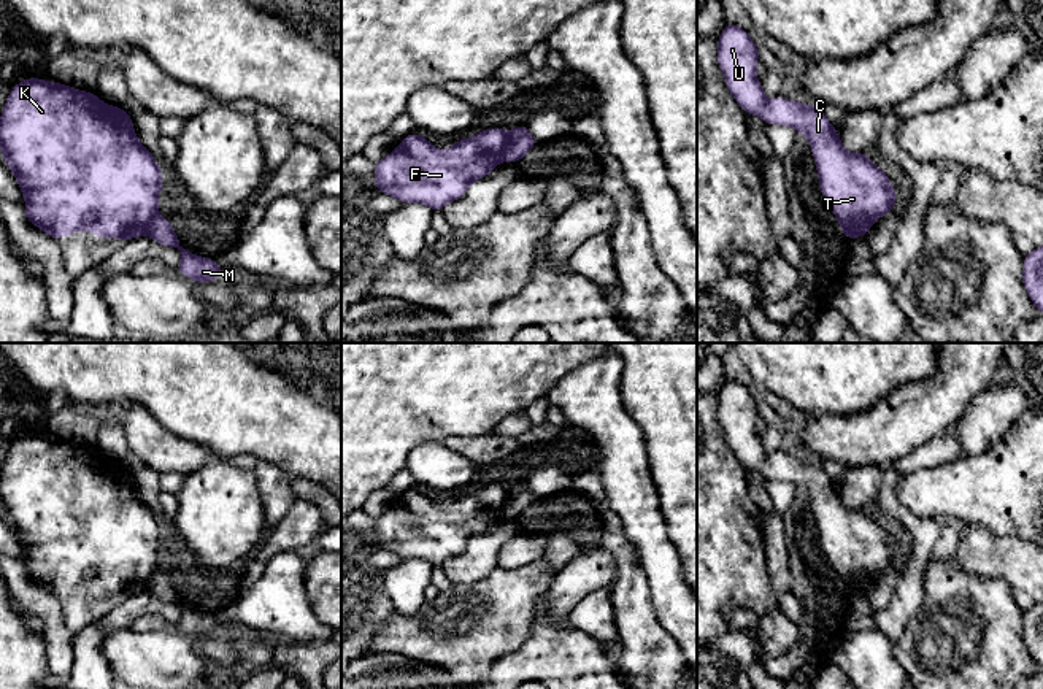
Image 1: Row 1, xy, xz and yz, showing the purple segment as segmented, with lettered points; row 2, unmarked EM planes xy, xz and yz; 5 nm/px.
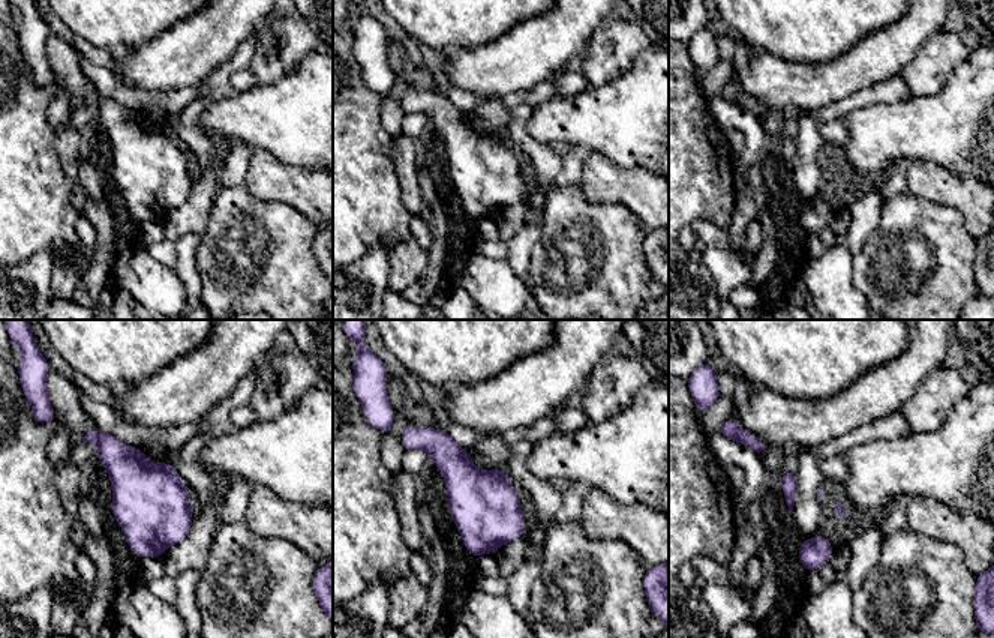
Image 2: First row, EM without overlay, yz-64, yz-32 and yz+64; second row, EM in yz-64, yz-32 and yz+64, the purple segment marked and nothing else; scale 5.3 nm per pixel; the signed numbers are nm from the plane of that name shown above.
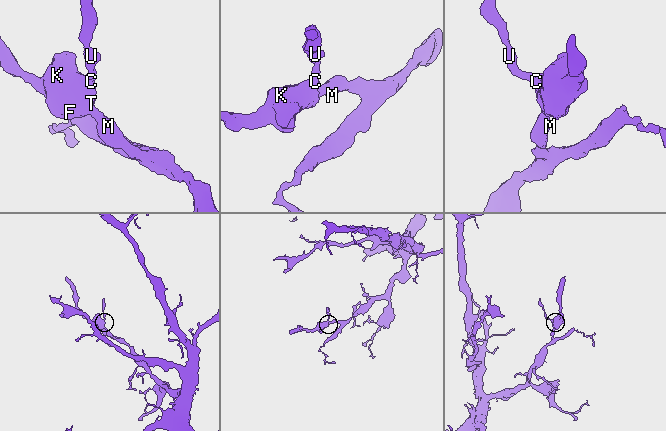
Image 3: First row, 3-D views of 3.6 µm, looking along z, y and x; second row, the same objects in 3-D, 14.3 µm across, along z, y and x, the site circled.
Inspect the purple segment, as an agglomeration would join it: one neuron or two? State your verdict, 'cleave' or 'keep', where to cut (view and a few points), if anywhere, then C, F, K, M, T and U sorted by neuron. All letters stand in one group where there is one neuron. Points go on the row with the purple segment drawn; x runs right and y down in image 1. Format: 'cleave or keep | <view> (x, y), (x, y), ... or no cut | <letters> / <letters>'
cleave | xz (508, 132), (502, 159) | C F K T U / M

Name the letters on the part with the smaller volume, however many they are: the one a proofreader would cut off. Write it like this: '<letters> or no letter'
C, F, K, T, U

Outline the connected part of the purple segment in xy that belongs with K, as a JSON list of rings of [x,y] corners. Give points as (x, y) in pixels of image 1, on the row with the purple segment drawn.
[[[40,78],[17,83],[0,116],[0,152],[24,194],[27,219],[54,240],[89,230],[100,238],[130,241],[148,233],[149,224],[157,216],[162,170],[138,141],[127,111],[103,103],[97,94]]]

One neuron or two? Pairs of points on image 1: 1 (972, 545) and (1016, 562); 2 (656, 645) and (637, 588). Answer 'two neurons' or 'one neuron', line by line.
1: one neuron
2: one neuron

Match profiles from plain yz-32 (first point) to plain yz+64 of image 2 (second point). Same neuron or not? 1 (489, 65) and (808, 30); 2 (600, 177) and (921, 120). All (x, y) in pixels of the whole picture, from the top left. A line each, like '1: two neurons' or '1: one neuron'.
1: two neurons
2: two neurons

